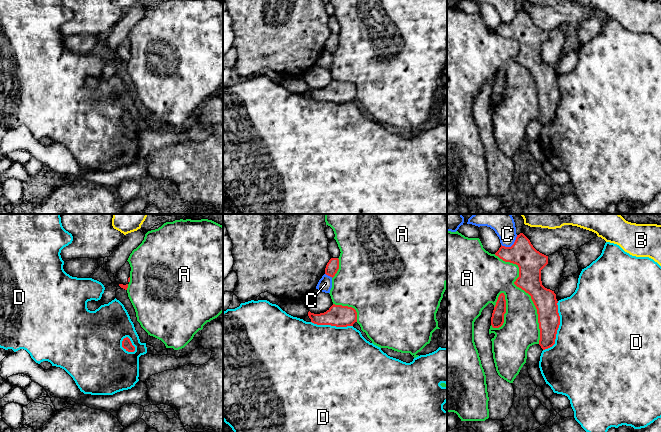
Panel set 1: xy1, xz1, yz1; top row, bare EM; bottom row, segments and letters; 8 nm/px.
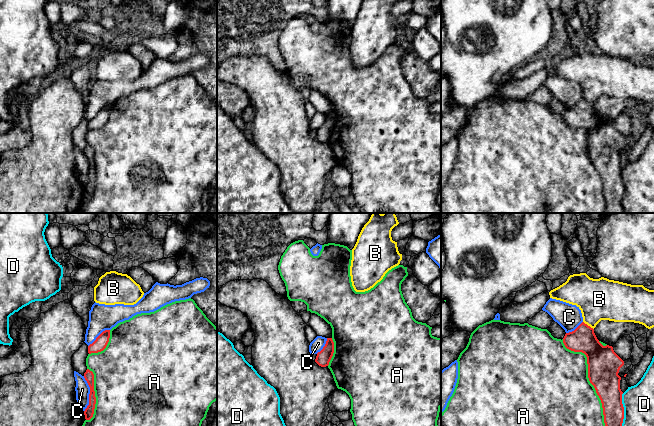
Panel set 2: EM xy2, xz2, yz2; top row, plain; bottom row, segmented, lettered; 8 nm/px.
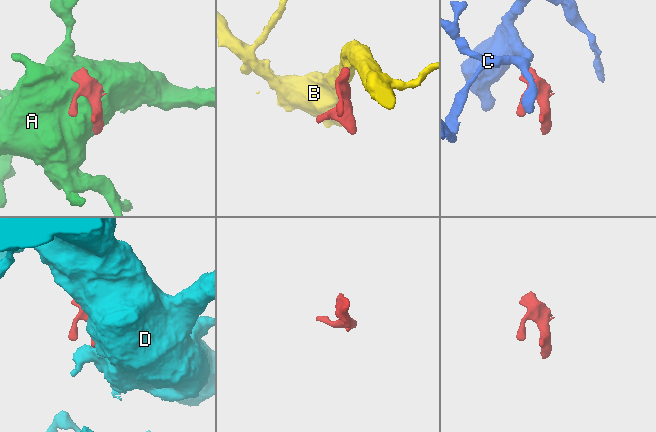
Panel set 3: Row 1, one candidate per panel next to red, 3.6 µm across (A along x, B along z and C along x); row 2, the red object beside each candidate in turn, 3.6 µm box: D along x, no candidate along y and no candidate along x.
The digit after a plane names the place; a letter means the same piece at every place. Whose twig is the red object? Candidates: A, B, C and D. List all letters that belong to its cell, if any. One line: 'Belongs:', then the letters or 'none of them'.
Belongs: none of them

